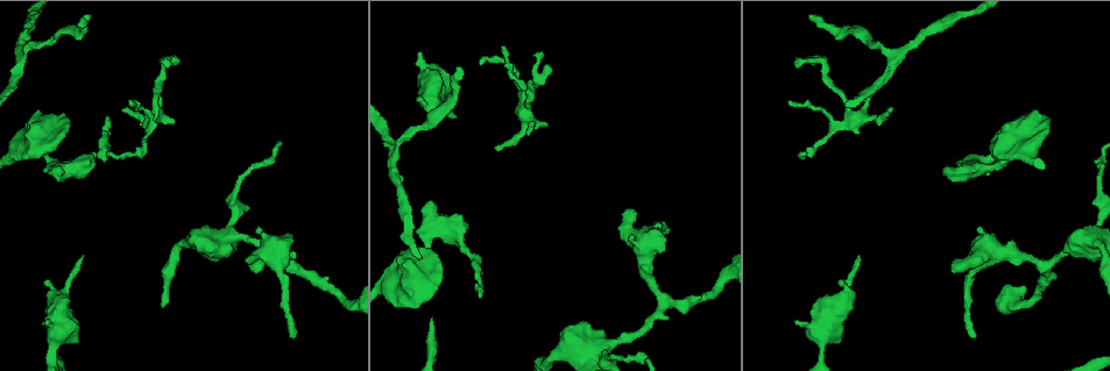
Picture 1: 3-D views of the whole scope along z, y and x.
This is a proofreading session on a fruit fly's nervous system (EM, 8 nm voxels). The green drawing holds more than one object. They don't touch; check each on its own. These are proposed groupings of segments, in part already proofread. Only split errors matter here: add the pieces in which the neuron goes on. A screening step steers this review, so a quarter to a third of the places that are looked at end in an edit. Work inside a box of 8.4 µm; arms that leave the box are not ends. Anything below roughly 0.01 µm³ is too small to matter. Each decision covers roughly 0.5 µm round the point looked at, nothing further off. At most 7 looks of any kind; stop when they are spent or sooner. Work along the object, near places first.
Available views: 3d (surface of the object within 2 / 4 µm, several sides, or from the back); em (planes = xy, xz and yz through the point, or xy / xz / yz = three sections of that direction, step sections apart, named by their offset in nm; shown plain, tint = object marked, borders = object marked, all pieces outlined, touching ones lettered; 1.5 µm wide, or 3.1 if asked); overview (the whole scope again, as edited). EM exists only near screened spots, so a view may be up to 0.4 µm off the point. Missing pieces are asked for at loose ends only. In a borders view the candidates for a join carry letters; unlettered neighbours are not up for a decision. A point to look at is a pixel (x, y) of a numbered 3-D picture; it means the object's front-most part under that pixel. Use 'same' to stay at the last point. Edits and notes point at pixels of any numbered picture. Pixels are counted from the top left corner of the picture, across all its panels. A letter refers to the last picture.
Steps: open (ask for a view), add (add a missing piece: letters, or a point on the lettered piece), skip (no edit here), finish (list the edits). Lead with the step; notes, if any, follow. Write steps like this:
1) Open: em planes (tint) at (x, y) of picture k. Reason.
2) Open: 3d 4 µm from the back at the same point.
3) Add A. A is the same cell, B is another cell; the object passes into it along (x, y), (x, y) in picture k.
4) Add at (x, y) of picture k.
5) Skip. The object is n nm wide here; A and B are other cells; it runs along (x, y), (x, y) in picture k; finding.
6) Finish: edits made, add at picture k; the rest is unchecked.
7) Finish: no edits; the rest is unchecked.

Open: em planes (tint) at (890, 112) of picture 1. Branch stops here.

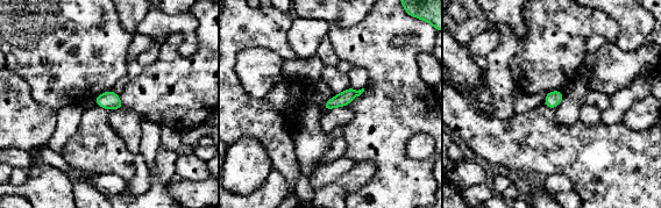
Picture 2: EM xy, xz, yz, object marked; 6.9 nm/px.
Open: em planes (borders) at the same point.

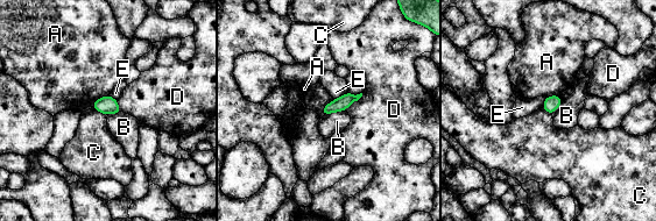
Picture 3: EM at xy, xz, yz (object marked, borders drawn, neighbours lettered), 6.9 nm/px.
Skip. A, B, C, D and E are other cells; a border runs along (345, 109), (330, 112), (323, 116) in picture 3; no lettered piece goes on from it.

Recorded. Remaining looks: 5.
Open: 3d 2 µm at (793, 64) of picture 1. Branch stops here.

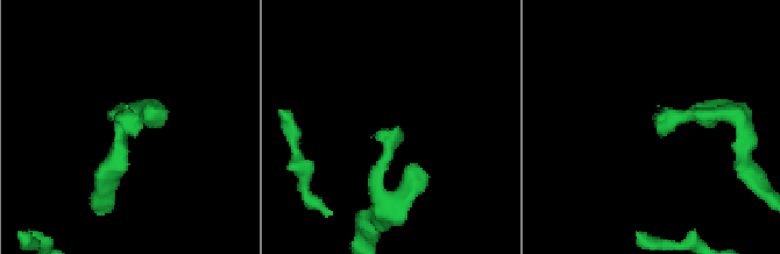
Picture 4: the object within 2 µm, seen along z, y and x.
Open: em yz step 8 (tint) at (653, 119) of picture 4.

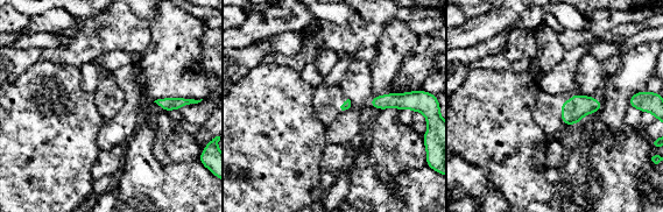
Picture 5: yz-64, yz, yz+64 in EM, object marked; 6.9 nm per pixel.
Open: em planes (borders) at the same point. Another direction.

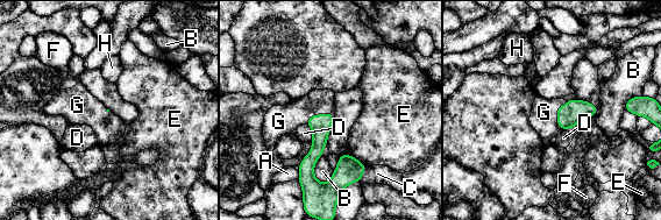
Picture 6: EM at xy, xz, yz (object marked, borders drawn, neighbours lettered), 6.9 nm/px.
Add G. The longest contact is with G, 220 nm; G is the same cell, A, B, C, D, E, F and H are other cells; the neuron continues.

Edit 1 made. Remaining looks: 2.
Open: em yz step 8 (borders) at (798, 321) of picture 1. Free end.

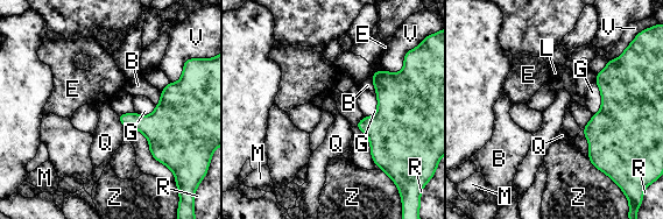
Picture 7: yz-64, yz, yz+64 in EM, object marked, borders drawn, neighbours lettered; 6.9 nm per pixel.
Open: em planes (borders) at the same point.

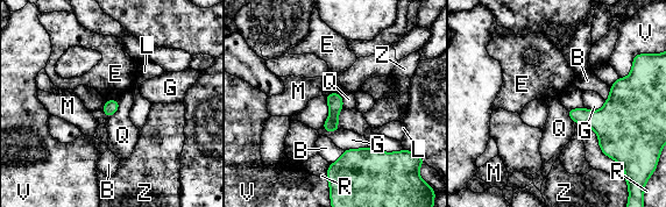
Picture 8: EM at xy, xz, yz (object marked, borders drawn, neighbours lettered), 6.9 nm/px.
Skip. The object is 100 nm wide here; B, E, G, L, M, Q, R, V and Z are other cells; a border runs along (118, 99), (106, 100) in picture 8; no lettered piece goes on from it.

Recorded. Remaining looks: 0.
Finish: edits made, add at picture 6; the rest is unchecked.

